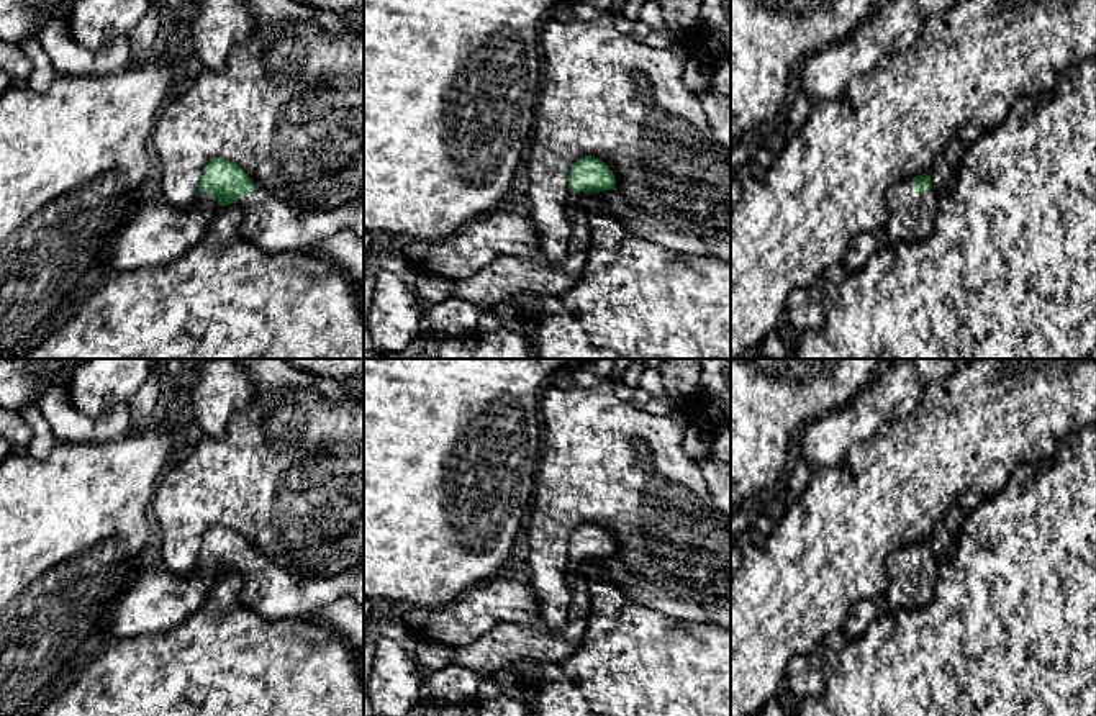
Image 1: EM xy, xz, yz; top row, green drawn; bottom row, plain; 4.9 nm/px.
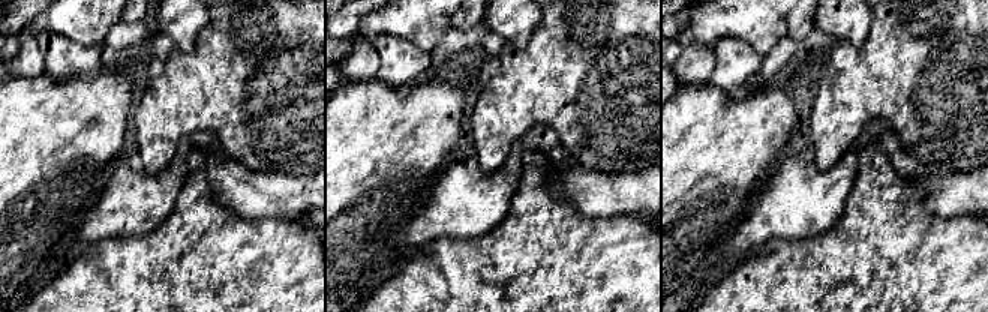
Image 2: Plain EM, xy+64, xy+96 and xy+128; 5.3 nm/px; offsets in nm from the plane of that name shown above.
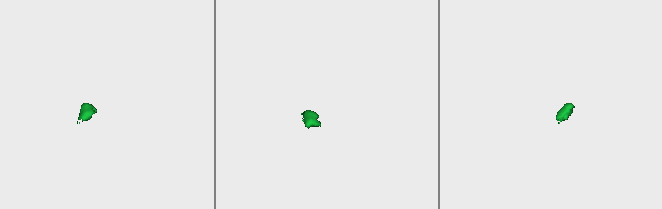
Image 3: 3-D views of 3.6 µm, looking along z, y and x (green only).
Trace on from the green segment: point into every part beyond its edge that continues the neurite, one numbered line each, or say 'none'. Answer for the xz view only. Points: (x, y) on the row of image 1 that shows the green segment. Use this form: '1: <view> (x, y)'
1: xz (574, 197)

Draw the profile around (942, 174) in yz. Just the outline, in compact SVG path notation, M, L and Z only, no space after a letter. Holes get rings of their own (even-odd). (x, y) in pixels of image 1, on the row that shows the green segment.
M955 133L945 146L945 151L935 157L927 175L937 193L947 192L955 182L957 167L962 164L967 149L967 141L960 133Z

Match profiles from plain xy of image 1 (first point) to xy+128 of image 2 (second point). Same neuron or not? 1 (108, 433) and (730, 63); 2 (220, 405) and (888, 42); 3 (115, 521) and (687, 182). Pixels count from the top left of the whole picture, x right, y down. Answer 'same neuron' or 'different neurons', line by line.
1: same neuron
2: different neurons
3: same neuron

